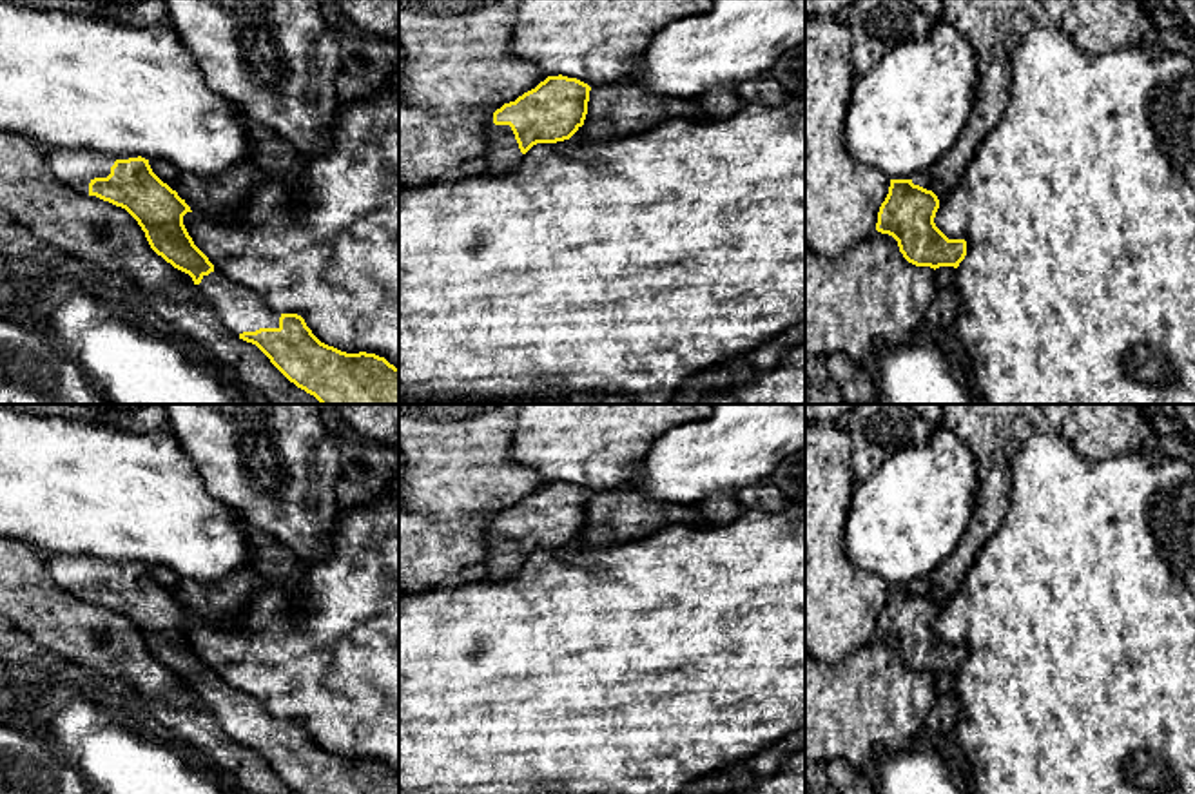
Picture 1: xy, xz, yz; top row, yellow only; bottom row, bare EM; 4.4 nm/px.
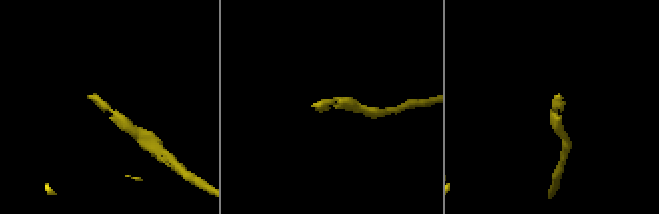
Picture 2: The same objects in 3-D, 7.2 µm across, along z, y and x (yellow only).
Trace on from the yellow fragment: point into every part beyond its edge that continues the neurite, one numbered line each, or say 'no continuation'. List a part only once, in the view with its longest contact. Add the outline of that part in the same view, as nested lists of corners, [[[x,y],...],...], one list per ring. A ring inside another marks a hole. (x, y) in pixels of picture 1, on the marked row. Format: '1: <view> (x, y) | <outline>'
1: xy (240, 309) | [[[216,266],[209,276],[203,276],[199,285],[189,274],[183,272],[183,276],[212,305],[218,317],[234,335],[259,328],[279,328],[279,312],[268,308],[256,292],[232,281]]]
2: xz (503, 154) | [[[493,116],[488,118],[490,147],[484,154],[490,165],[490,174],[504,174],[515,170],[524,154],[519,149],[510,125],[495,125]]]

